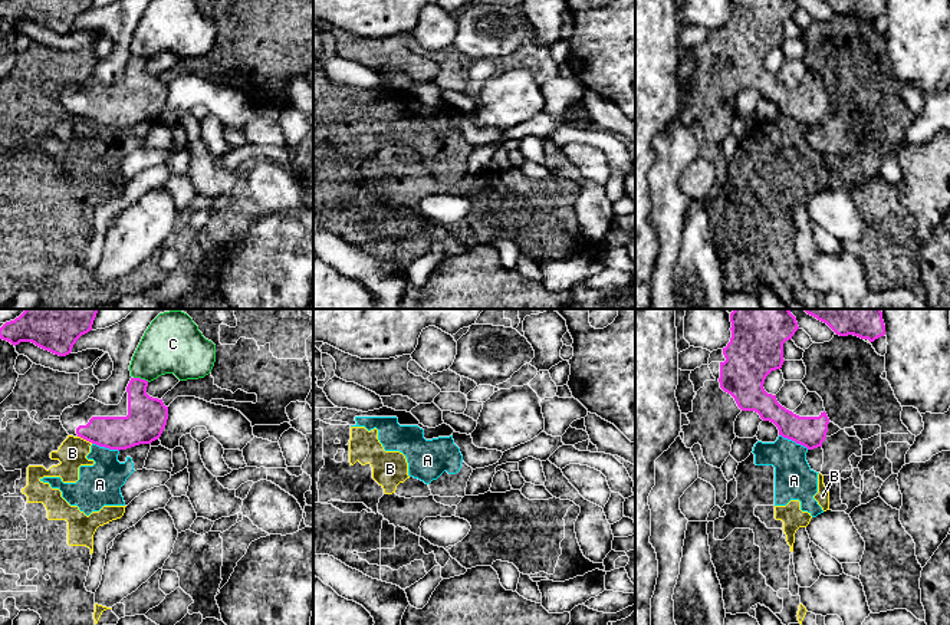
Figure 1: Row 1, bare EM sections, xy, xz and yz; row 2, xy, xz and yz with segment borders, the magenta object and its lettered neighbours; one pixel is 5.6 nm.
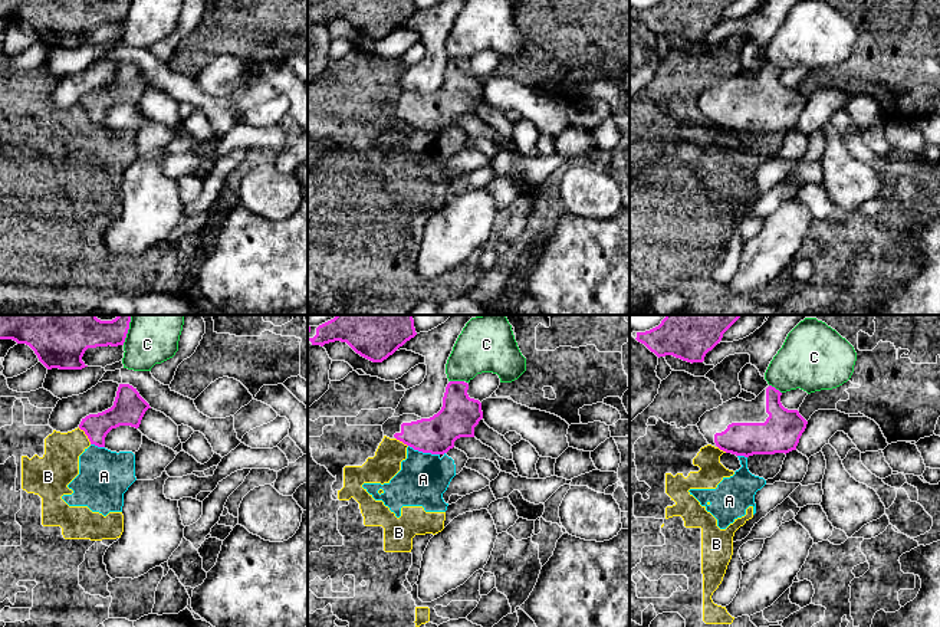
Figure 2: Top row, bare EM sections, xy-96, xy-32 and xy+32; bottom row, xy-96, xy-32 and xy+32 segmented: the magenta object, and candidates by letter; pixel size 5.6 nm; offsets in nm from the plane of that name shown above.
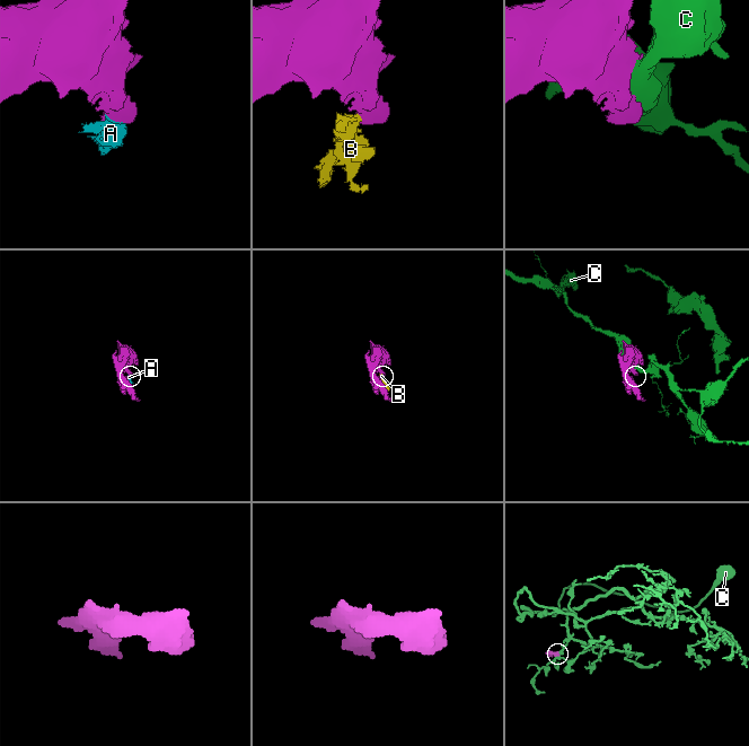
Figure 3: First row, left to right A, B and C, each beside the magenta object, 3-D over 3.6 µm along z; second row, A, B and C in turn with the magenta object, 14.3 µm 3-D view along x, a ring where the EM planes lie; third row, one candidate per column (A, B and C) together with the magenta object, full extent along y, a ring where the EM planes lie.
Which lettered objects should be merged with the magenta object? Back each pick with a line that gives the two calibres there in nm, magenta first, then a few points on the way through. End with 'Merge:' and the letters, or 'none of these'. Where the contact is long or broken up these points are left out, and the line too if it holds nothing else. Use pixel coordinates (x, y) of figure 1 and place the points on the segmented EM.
Merge: none of these

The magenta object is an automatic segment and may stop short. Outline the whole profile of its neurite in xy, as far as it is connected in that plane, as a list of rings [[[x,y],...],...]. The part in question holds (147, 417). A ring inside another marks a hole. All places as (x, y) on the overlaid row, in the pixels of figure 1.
[[[131,378],[118,405],[88,398],[66,408],[60,422],[69,435],[109,450],[126,450],[158,440],[167,425],[168,407],[147,394],[148,381]]]

